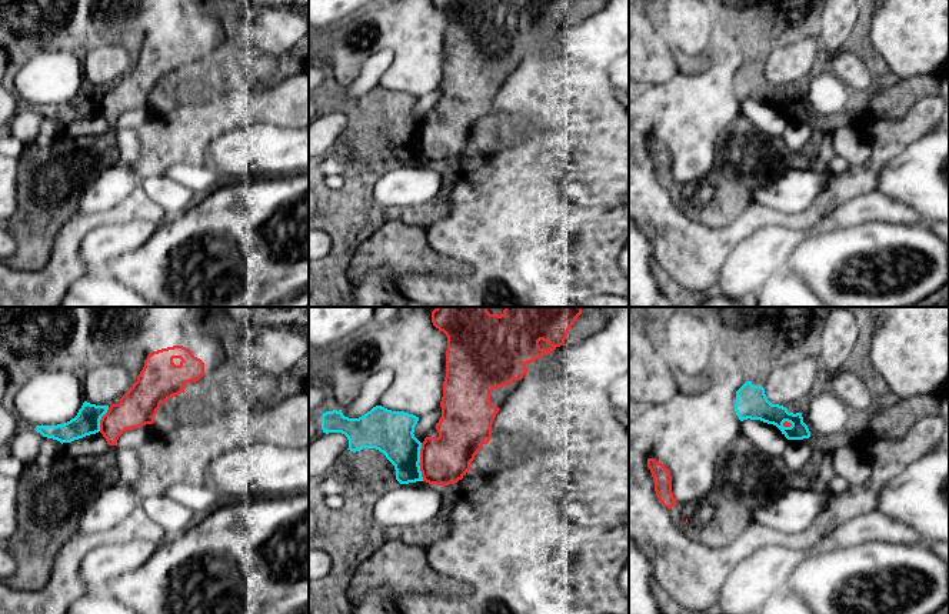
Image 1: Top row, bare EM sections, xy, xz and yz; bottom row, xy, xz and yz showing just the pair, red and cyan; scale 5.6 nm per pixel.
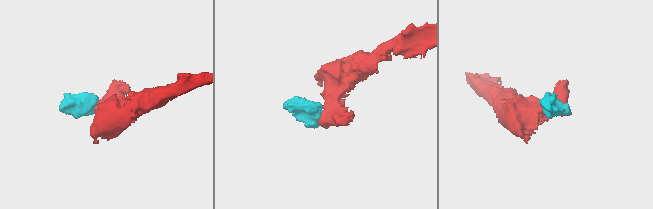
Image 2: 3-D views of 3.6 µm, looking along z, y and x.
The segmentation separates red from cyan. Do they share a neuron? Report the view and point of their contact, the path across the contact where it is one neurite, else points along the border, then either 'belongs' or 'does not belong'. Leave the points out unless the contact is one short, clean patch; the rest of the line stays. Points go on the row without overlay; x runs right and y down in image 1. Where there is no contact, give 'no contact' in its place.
xz (420, 142) | along xz (420, 123), (419, 150), (423, 160) | does not belong

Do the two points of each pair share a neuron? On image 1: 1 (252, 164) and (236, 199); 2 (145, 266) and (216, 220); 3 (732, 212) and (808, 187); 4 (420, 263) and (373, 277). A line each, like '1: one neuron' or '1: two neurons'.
1: two neurons
2: one neuron
3: two neurons
4: two neurons

